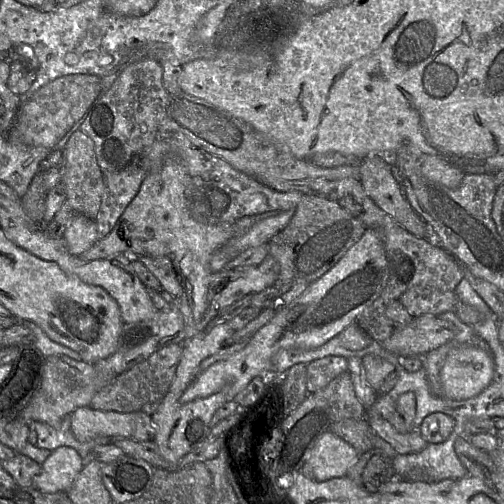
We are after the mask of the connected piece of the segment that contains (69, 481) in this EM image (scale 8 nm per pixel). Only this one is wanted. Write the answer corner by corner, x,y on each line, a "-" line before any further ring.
62,446
52,450
41,464
41,471
33,478
32,487
44,493
67,492
80,473
84,460
79,453
70,447

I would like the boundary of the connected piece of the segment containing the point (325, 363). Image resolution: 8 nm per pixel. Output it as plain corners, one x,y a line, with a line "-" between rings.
327,356
307,364
307,390
314,394
323,390
333,379
348,371
348,359

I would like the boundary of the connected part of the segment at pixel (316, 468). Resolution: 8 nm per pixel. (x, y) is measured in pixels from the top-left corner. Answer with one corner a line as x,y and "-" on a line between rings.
327,431
317,440
301,472
316,481
343,477
359,456
352,445

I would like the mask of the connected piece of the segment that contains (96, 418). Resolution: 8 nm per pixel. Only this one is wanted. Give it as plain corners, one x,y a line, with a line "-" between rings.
79,407
71,413
71,431
79,442
96,437
132,438
133,413

